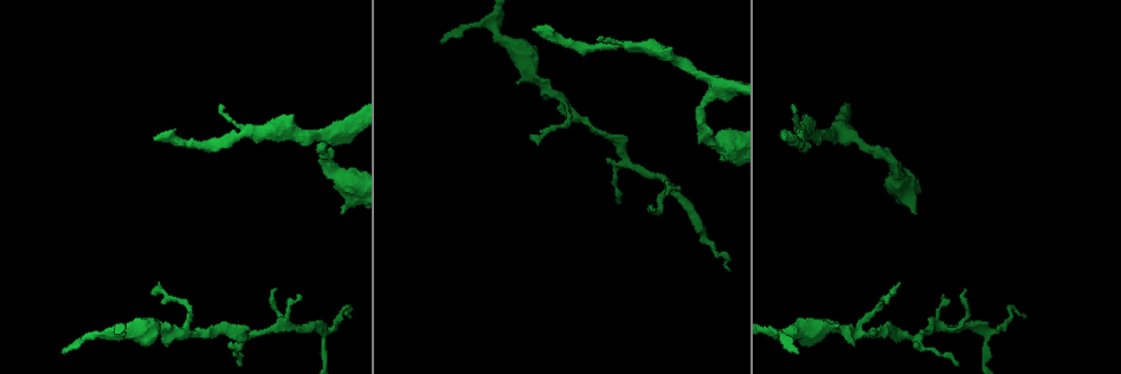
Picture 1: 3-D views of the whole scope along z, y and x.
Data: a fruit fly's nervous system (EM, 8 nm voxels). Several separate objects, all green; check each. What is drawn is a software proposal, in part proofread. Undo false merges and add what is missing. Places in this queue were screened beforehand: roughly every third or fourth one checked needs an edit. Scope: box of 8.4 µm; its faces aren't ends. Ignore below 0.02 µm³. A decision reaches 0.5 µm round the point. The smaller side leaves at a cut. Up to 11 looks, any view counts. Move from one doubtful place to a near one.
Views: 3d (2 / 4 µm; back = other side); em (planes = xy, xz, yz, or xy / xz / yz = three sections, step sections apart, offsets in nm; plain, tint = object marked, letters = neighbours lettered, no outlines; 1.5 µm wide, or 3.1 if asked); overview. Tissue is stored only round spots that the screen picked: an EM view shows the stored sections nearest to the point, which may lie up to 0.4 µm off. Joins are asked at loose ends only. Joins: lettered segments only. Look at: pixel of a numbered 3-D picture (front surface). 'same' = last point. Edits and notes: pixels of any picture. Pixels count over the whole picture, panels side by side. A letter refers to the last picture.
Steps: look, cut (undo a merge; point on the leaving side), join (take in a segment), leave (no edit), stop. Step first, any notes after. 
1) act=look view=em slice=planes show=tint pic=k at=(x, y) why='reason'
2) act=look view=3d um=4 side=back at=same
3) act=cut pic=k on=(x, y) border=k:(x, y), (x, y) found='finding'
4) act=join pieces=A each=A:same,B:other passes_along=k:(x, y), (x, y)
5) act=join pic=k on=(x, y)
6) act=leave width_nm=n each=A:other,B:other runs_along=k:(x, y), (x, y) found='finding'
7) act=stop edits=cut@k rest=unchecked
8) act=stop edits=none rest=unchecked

act=look view=em slice=yz step=4 show=letters pic=1 at=(799, 352) why='free end'

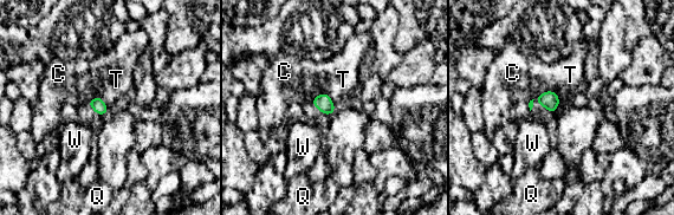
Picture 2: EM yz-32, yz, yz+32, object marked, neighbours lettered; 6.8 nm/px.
act=look view=em slice=planes show=letters at=same why='cut it another way'

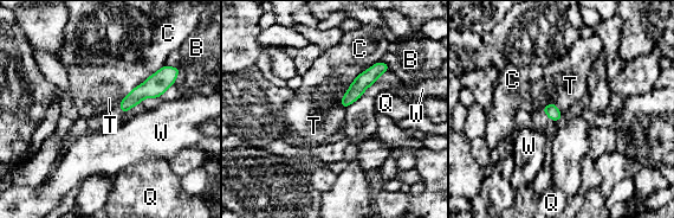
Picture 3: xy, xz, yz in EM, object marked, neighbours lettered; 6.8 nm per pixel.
act=leave width_nm=80 longest_contact=C:280nm each=B:other,C:other,Q:other,T:other,W:other found='none of them fits'

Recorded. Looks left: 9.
act=look view=3d um=4 pic=1 at=(154, 137) why='an open end'

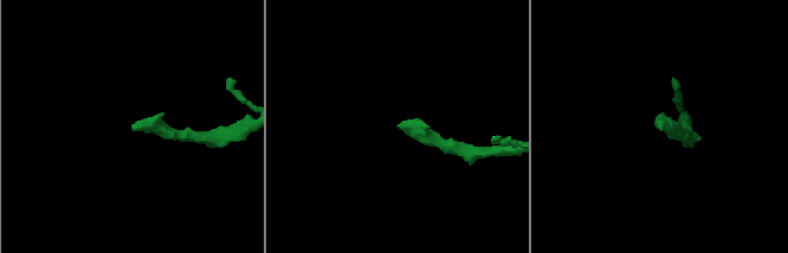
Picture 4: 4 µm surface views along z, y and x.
act=look view=em slice=planes show=plain pic=4 at=(660, 126) why='now the EM'

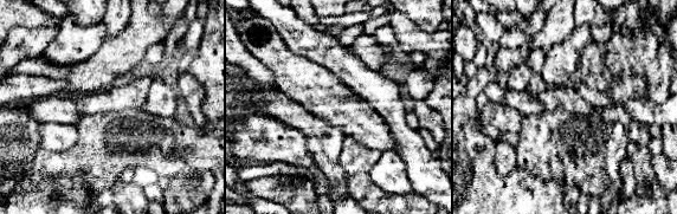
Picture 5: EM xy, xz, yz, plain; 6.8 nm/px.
act=look view=em slice=planes show=letters at=same why='what lies round it'

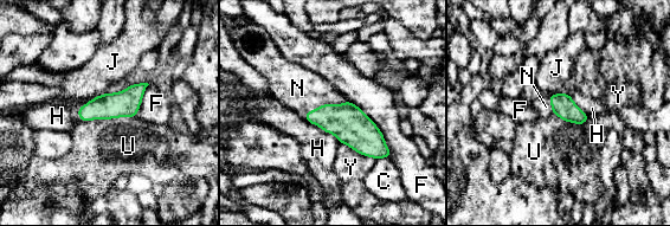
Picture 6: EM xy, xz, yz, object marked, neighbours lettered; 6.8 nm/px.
act=join pieces=N width_nm=160 each=C:other,F:other,H:other,J:other,N:same,U:other,Y:other passes_along=6:(350, 126), (334, 104), (302, 88) found='the neuron continues'

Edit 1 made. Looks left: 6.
act=look view=overview why='redraw'

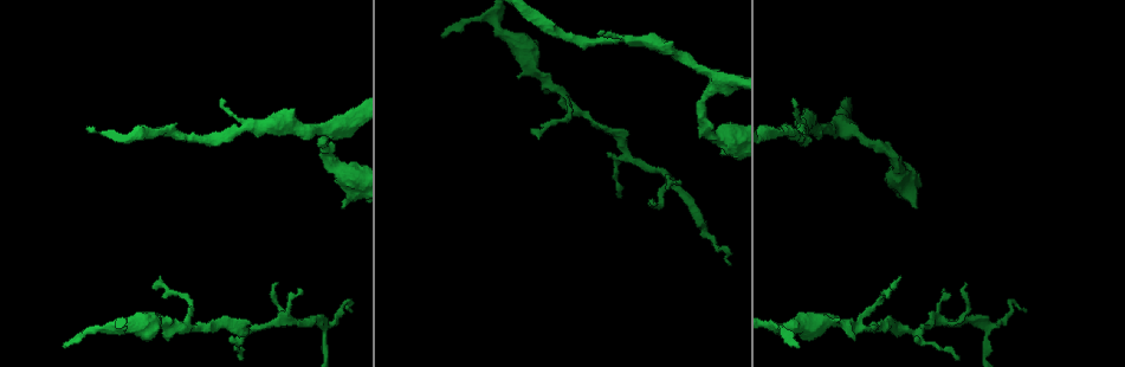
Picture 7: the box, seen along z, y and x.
act=look view=3d um=2 side=back pic=7 at=(915, 206) why='an open end'

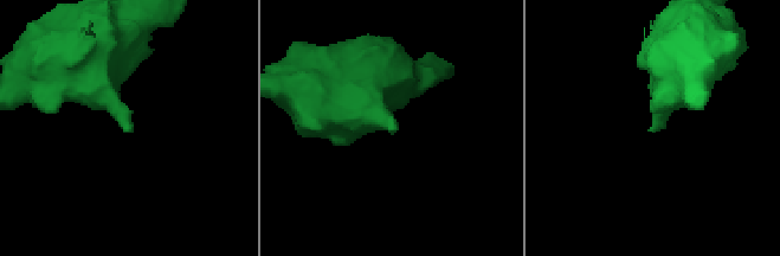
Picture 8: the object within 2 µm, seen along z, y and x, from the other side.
act=look view=em slice=planes show=letters pic=8 at=(131, 131)

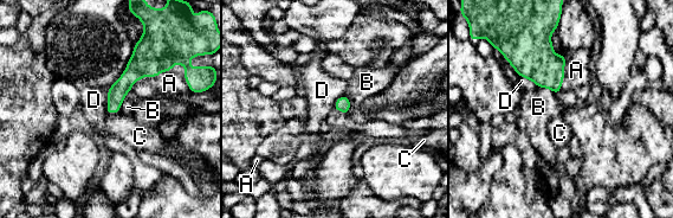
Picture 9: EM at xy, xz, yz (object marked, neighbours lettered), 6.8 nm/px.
act=leave longest_contact=A:320nm each=A:other,B:other,C:other,D:other border=9:(108, 111), (111, 114) found='none of them fits'

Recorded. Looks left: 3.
act=look view=em slice=xy step=4 show=letters pic=7 at=(276, 282) why='branch stops here'

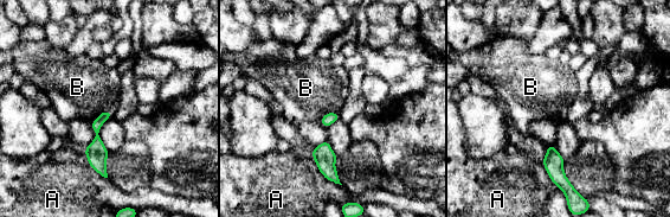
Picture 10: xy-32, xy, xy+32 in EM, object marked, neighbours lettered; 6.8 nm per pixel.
act=leave each=A:other,B:other border=10:(337, 112), (328, 112), (320, 120) found='no lettered segment goes on from it'

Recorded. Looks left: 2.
act=stop edits=join@6 rest=unchecked

